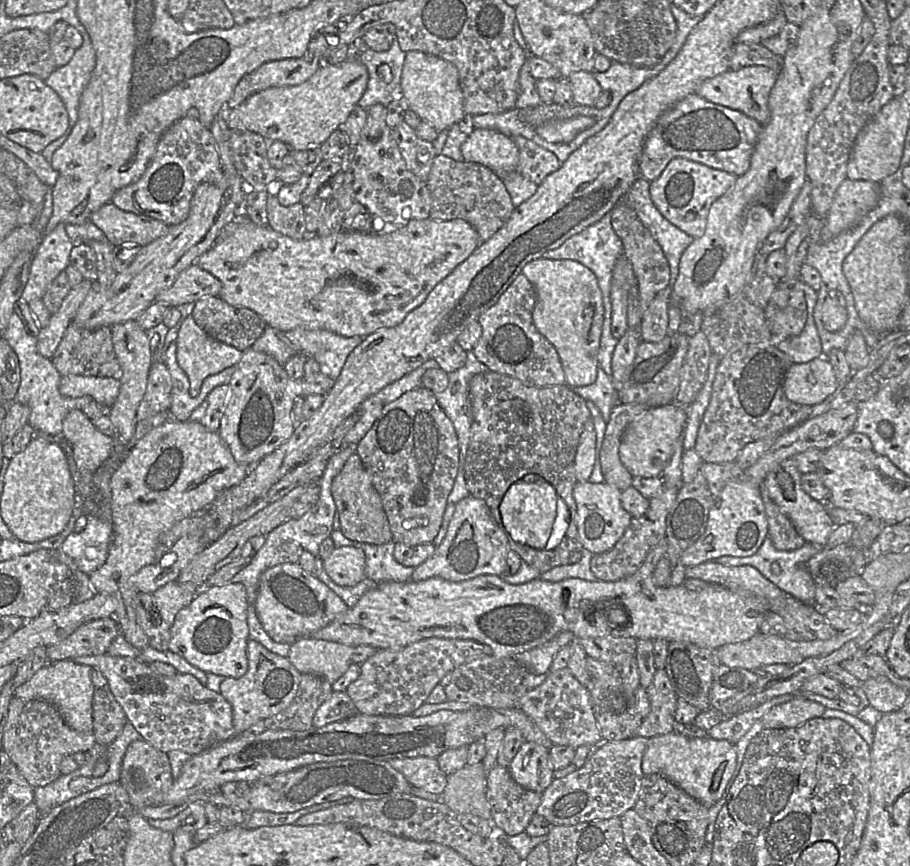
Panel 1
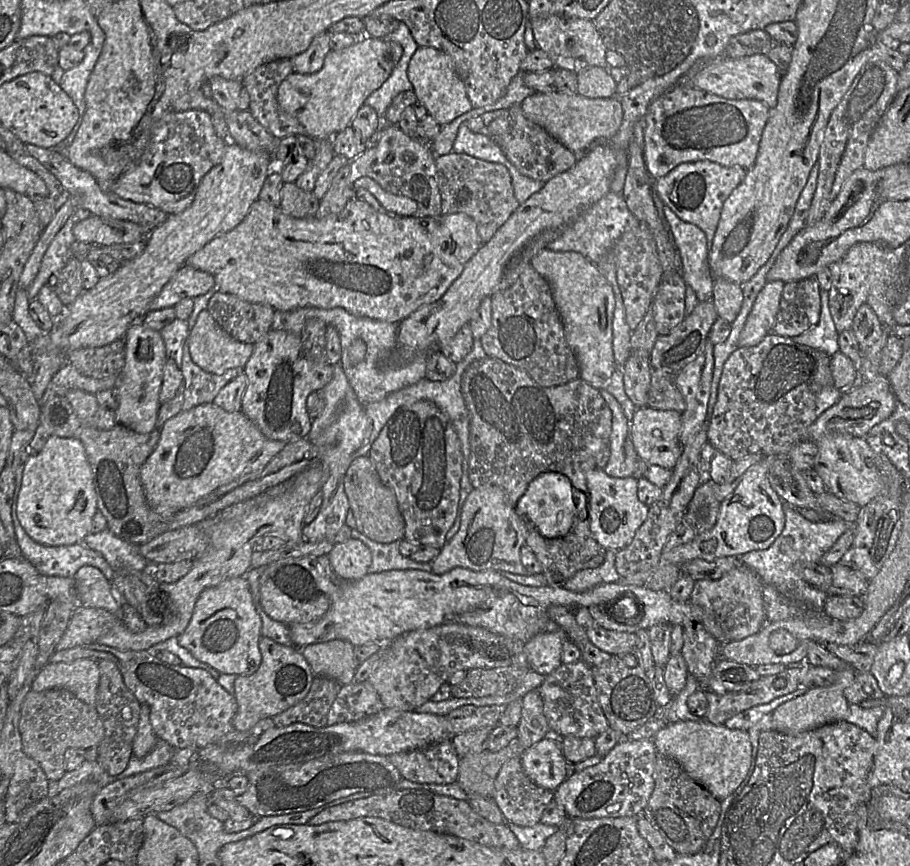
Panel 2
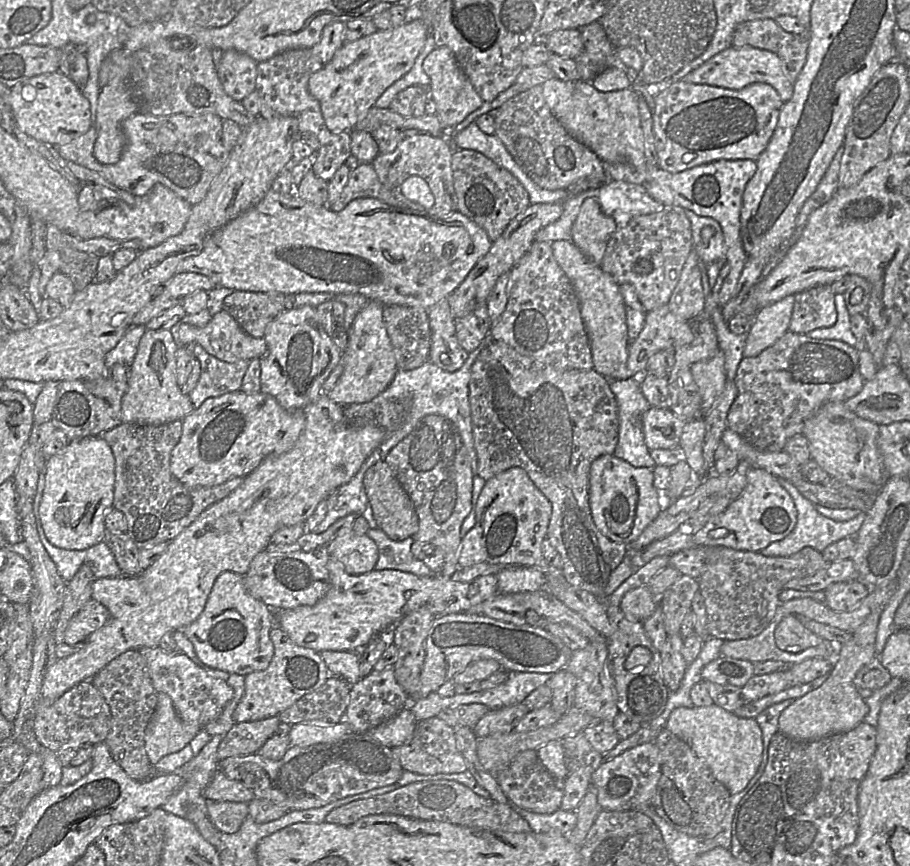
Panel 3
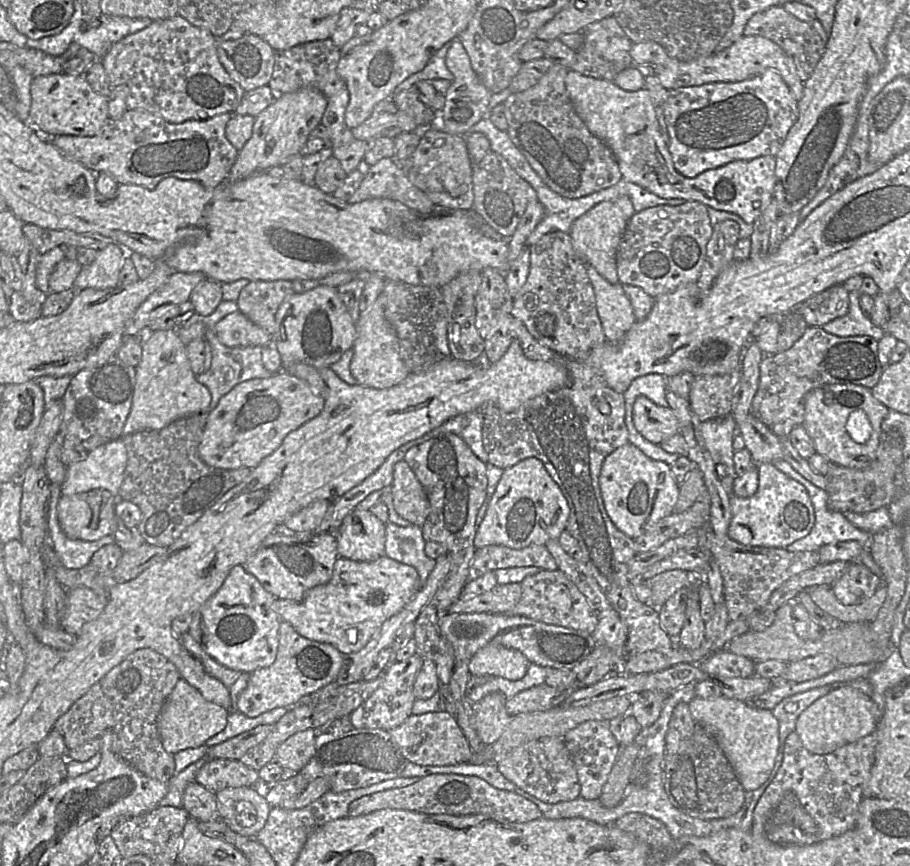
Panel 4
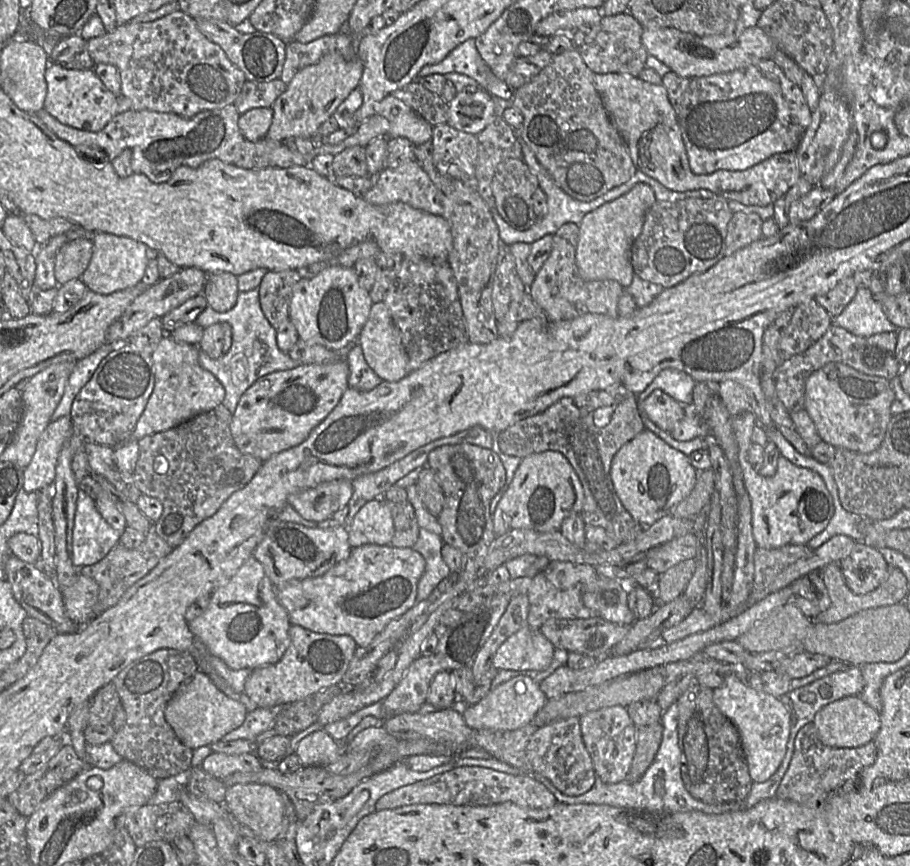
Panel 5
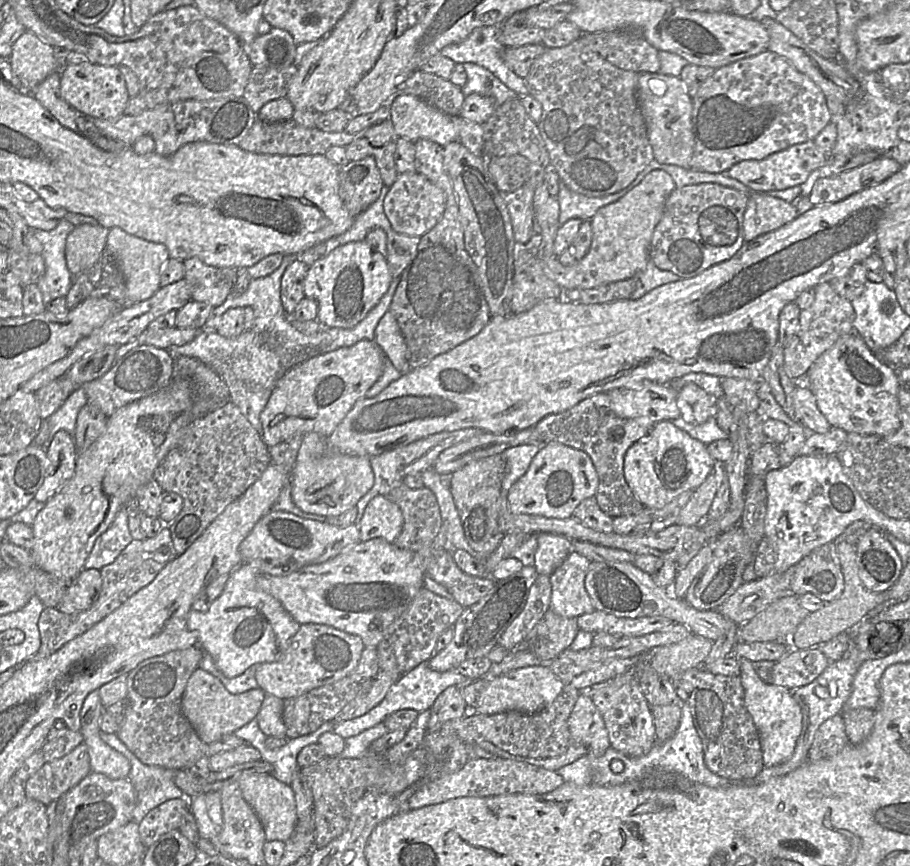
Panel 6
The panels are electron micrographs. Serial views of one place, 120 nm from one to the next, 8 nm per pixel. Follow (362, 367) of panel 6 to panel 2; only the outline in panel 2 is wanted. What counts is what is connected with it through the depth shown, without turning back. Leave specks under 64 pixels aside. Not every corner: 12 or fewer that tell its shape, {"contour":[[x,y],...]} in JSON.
{"contour":[[180,411],[140,470],[174,516],[285,446],[241,411]]}

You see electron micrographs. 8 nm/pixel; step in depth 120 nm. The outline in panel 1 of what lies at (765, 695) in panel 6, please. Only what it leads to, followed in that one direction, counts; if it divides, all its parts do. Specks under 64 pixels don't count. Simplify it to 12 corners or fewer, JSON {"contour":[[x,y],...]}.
{"contour":[[677,731],[649,739],[645,776],[661,774],[710,808],[736,745]]}

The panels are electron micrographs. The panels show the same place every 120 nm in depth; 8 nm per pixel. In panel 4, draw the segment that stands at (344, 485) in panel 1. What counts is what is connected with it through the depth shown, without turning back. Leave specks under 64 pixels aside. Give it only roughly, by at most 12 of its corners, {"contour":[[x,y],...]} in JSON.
{"contour":[[405,461],[390,487],[398,515],[421,527],[429,513],[423,486]]}

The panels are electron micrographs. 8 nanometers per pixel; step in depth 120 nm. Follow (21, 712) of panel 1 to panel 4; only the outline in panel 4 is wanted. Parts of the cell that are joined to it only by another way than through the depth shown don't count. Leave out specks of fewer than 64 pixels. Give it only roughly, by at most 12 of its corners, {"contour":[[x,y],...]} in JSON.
{"contour":[[94,684],[53,727],[68,751],[114,725],[115,707]]}

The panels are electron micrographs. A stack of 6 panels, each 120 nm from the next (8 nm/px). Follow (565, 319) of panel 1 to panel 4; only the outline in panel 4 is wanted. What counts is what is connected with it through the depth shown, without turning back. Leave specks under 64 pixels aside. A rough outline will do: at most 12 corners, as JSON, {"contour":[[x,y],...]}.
{"contour":[[584,264],[605,341],[617,343],[636,321],[620,283]]}

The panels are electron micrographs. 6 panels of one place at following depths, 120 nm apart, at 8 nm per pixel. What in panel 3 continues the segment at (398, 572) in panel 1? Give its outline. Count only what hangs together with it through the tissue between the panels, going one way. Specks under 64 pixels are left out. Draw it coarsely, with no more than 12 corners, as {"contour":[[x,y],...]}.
{"contour":[[378,527],[366,534],[379,557],[375,570],[399,570],[434,576],[411,552],[413,536],[390,539]]}

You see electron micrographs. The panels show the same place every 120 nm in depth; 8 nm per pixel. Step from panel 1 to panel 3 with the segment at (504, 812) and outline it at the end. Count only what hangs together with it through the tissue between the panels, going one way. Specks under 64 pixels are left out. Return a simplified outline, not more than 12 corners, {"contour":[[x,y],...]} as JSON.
{"contour":[[535,749],[516,755],[497,774],[516,810],[560,808],[564,779]]}

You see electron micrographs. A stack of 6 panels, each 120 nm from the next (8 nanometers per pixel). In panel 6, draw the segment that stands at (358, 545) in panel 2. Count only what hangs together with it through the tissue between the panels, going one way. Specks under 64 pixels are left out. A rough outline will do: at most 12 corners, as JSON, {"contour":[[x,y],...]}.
{"contour":[[378,495],[358,525],[359,541],[393,543],[403,515],[397,504]]}

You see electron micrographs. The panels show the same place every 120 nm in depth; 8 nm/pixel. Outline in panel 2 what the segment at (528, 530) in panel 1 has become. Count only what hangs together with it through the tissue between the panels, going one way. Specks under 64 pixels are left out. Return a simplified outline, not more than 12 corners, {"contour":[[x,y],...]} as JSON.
{"contour":[[562,474],[532,480],[516,513],[543,537],[568,533],[575,488]]}

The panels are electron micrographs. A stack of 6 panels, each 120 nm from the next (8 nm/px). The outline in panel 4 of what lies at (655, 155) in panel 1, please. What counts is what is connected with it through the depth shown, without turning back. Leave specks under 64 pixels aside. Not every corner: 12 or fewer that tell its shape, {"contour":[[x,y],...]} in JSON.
{"contour":[[774,70],[670,90],[676,171],[775,156],[798,118]]}

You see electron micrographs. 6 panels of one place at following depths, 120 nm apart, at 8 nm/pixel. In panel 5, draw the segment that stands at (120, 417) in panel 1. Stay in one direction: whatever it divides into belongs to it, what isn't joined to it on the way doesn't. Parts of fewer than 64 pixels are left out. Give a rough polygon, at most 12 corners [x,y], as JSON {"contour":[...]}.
{"contour":[[166,334],[131,434],[169,430],[222,404],[198,346]]}

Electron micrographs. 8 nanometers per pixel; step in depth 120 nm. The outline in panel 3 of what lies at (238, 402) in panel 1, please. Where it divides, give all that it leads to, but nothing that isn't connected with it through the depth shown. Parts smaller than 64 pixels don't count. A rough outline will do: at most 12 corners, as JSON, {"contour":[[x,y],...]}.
{"contour":[[316,308],[284,310],[263,337],[260,391],[313,404],[343,355]]}

